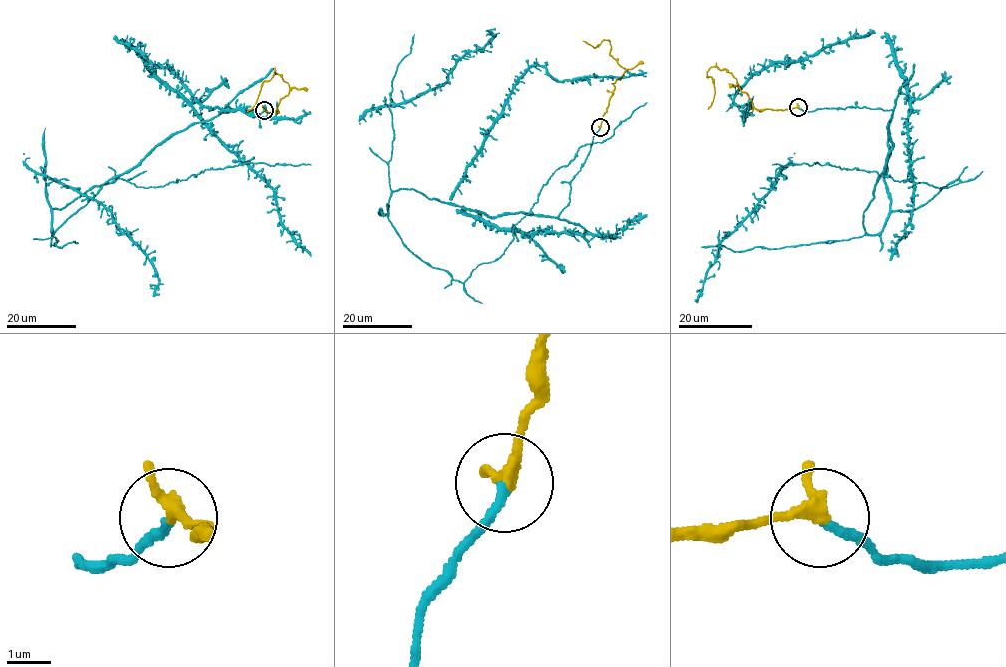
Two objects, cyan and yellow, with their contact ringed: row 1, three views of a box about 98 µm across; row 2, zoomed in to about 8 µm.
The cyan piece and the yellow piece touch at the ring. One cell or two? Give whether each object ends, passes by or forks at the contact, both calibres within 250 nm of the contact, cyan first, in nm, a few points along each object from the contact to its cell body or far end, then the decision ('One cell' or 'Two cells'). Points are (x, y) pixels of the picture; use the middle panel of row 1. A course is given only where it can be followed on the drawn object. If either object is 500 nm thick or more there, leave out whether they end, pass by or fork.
At the ring cyan ends. At the ring yellow passes by. Thickness 200 nm (cyan) against 260 nm. Course of cyan: (600, 127), (556, 217), (486, 216), (413, 189), (390, 197), (389, 221), (463, 282), (552, 174), (646, 102). Course of yellow: (600, 127), (614, 83), (625, 69), (610, 54), (609, 40), (594, 47), (582, 40). One cell

